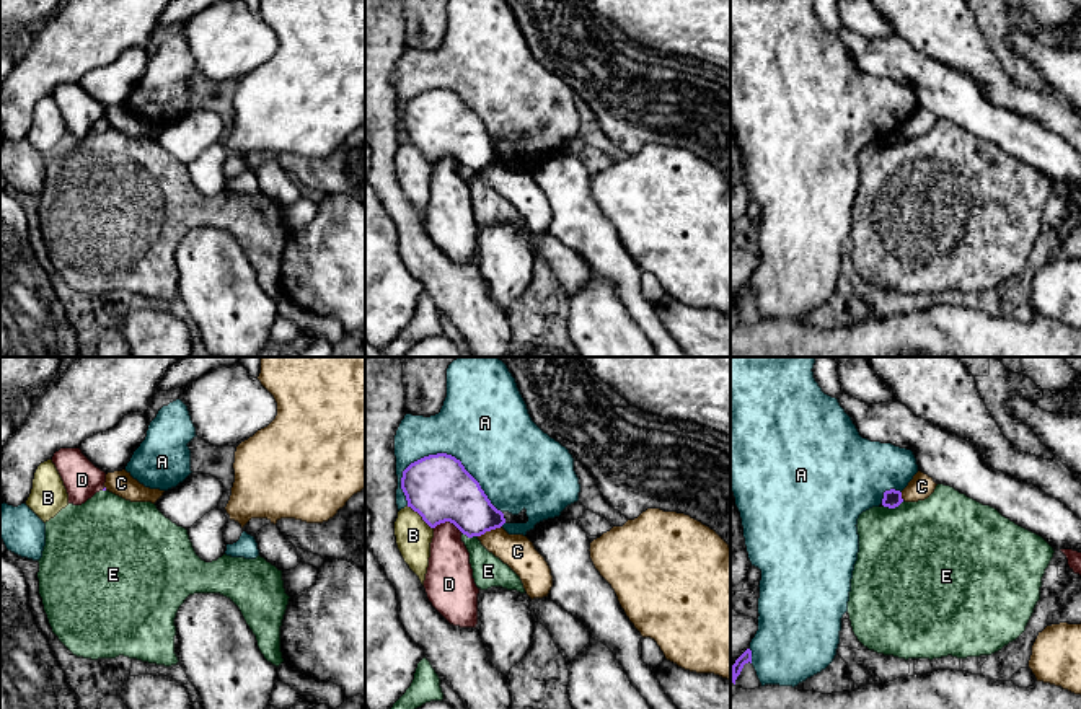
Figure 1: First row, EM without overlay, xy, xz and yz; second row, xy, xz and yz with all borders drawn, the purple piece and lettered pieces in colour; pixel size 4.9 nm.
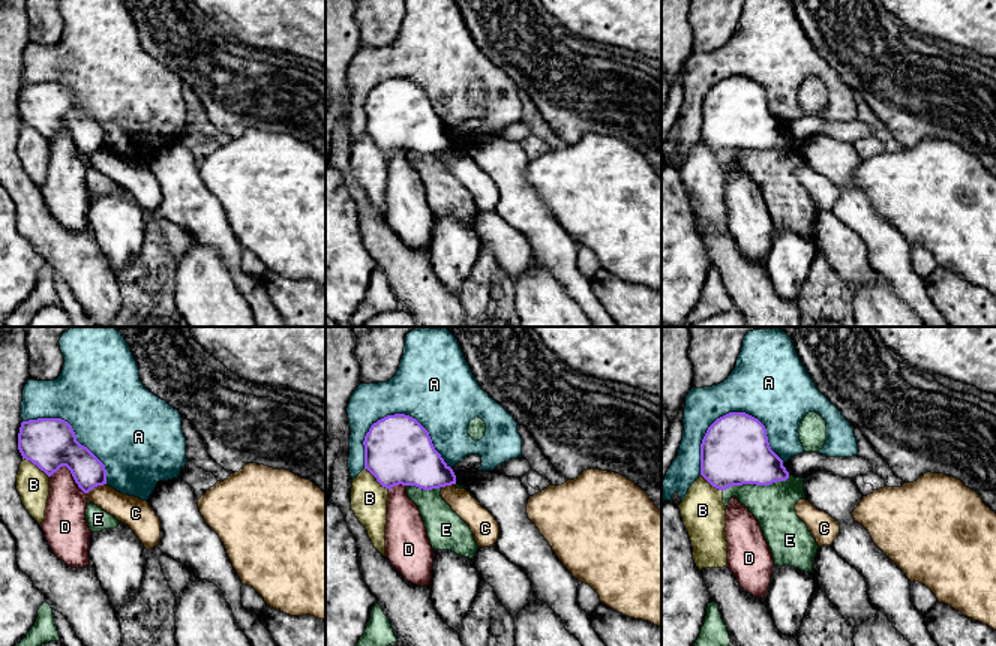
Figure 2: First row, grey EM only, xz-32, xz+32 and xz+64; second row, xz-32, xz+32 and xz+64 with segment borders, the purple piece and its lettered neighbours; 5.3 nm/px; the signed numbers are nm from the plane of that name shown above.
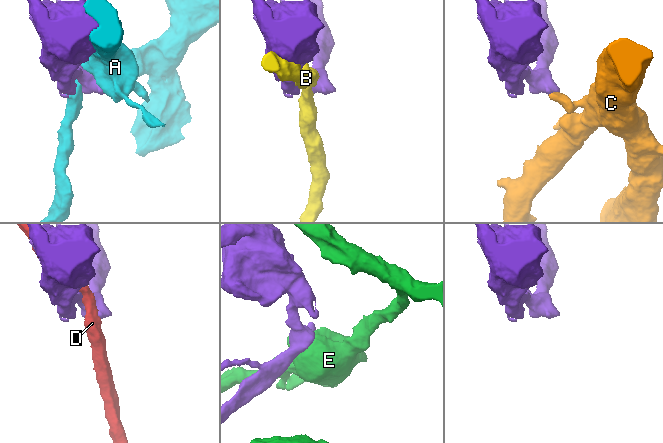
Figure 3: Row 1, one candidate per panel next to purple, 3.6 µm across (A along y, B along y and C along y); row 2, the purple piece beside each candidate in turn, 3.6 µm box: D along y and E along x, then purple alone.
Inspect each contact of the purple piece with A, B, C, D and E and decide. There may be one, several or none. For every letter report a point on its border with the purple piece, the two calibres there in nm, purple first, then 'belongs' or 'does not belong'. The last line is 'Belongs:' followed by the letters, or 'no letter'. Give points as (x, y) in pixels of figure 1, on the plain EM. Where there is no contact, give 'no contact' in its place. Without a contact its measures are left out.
A: xz (455, 93) | 320/440 nm | does not belong
B: xz (419, 149) | 320/180 nm | does not belong
C: xz (489, 165) | 260/170 nm | does not belong
D: xz (449, 155) | 320/220 nm | does not belong
E: yz (892, 142) | 90/500 nm | does not belong
Belongs: no letter

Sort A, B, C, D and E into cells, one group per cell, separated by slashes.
A / B / C / D / E

